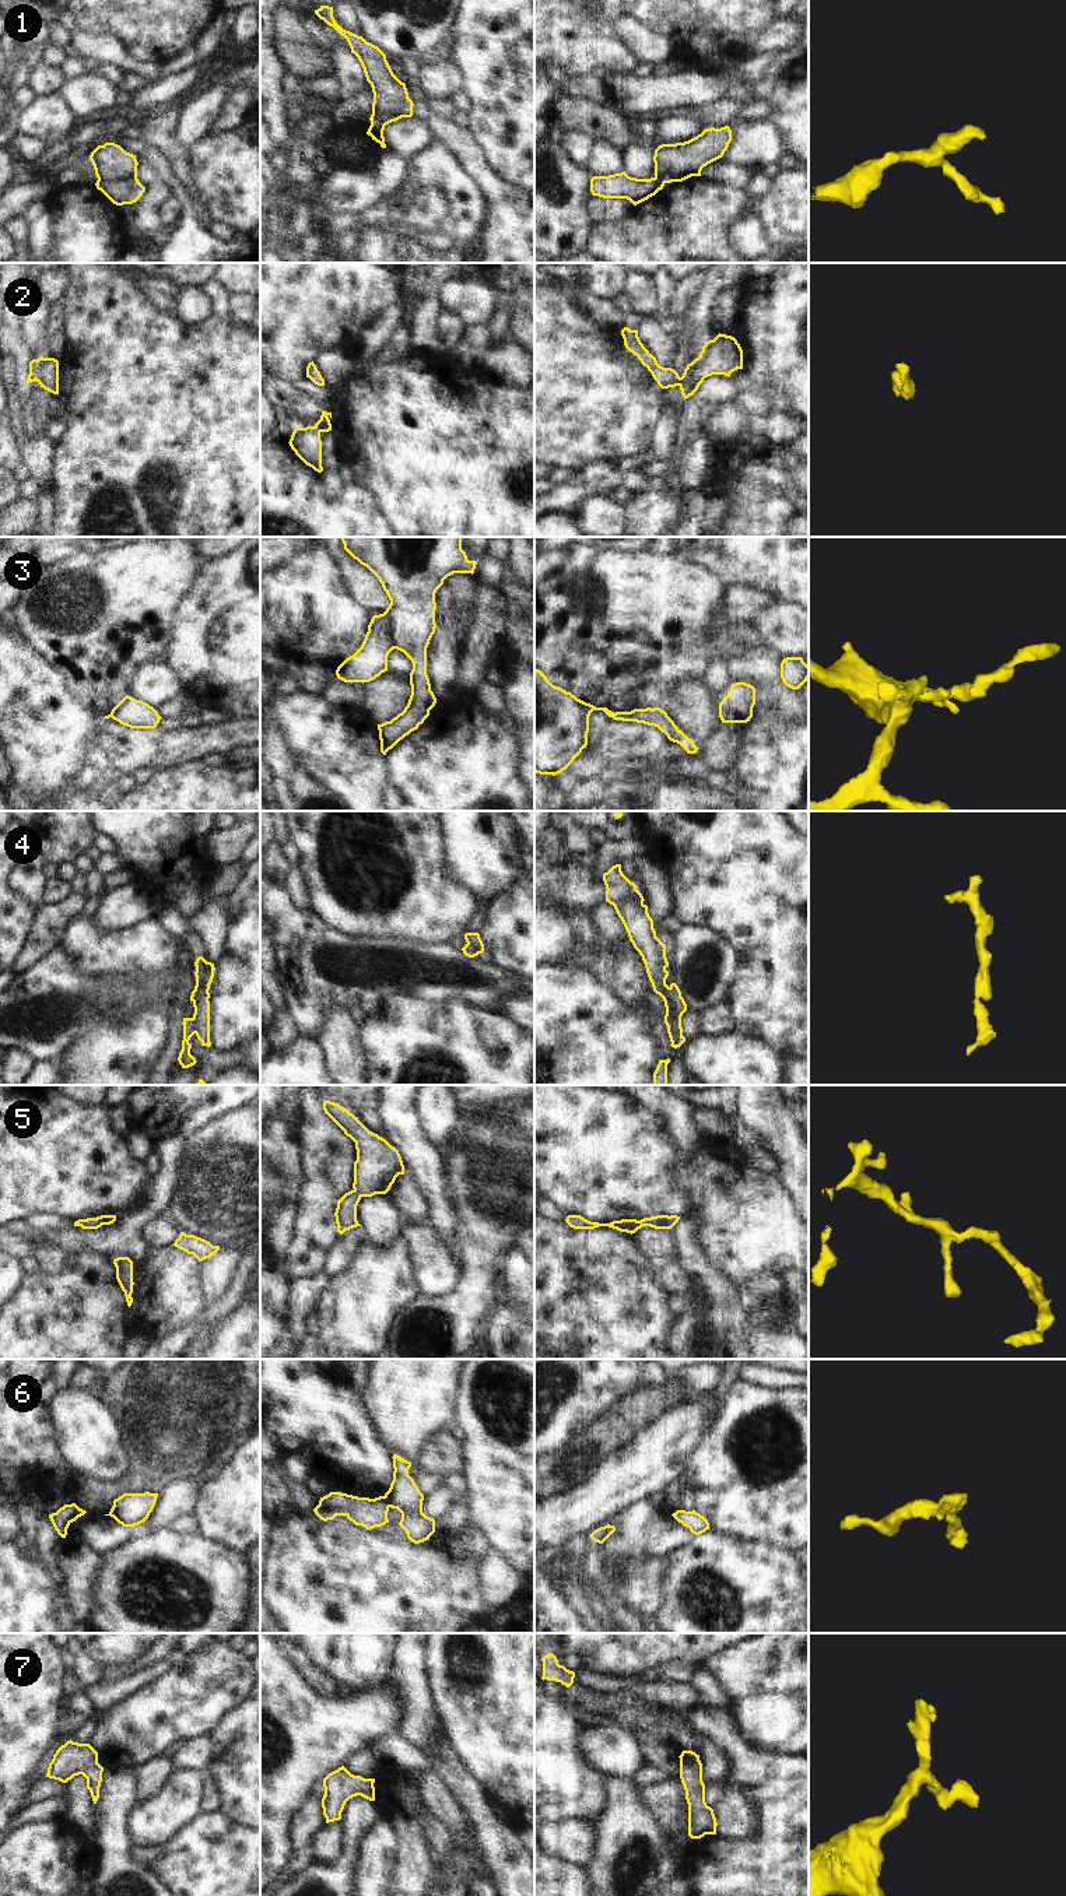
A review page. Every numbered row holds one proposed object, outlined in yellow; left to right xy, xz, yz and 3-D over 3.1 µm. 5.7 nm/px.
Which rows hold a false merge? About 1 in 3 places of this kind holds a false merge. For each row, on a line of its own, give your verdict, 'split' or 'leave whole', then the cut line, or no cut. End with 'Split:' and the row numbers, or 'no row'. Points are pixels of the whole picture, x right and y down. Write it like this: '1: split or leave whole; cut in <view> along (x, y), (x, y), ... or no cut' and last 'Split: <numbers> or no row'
1: split; cut in xy along (136, 175), (121, 181), (98, 181)
2: leave whole; no cut
3: split; cut in xz along (384, 613), (389, 620), (389, 638), (395, 648)
4: split; cut in yz along (667, 987), (670, 1007), (680, 1018)
5: leave whole; no cut
6: split; cut in xz along (382, 1496), (389, 1506)
7: leave whole; no cut
Split: 1, 3, 4, 6

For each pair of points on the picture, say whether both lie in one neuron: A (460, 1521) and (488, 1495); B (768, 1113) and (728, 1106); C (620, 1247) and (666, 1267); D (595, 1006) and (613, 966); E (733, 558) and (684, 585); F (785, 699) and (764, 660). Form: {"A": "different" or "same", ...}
{"A": "different", "B": "different", "C": "different", "D": "different", "E": "different", "F": "same"}

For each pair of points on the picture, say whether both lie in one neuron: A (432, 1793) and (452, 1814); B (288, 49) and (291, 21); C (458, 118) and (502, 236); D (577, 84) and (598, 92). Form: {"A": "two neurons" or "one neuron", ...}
{"A": "one neuron", "B": "one neuron", "C": "two neurons", "D": "one neuron"}

